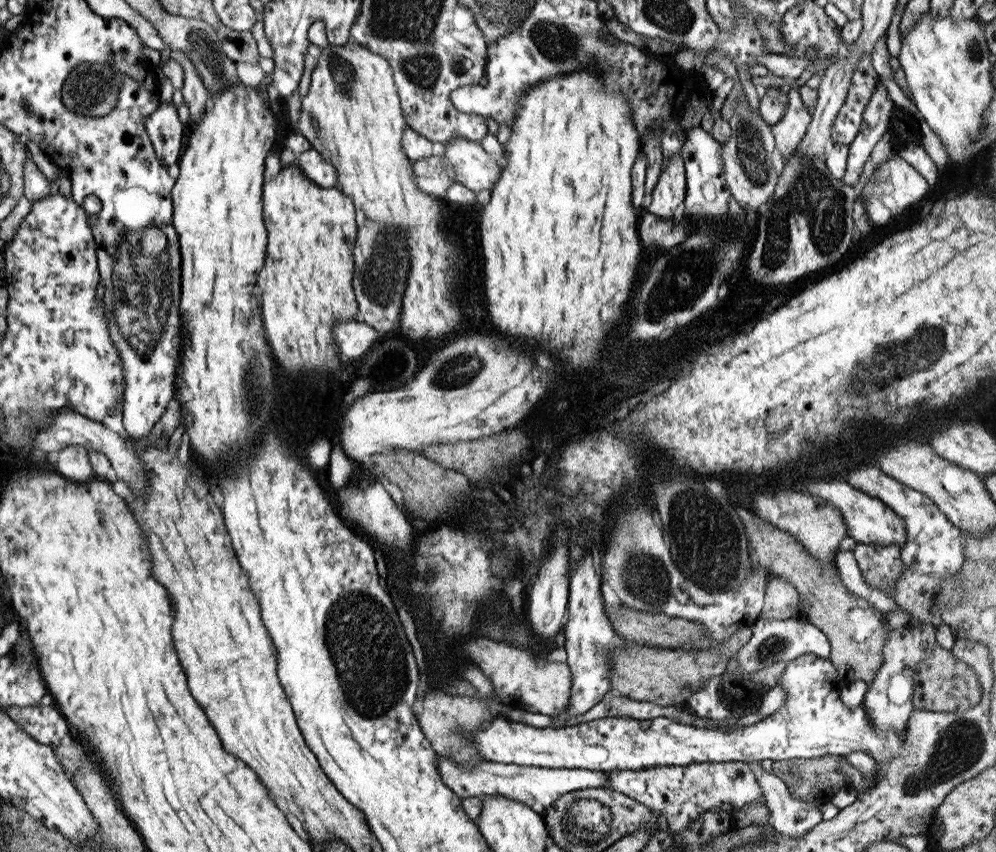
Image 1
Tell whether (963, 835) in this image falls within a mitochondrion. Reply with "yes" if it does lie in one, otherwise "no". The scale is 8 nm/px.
no

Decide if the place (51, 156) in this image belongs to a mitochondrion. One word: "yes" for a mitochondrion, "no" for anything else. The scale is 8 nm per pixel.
no

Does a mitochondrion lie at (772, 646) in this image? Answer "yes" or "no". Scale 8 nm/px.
yes

